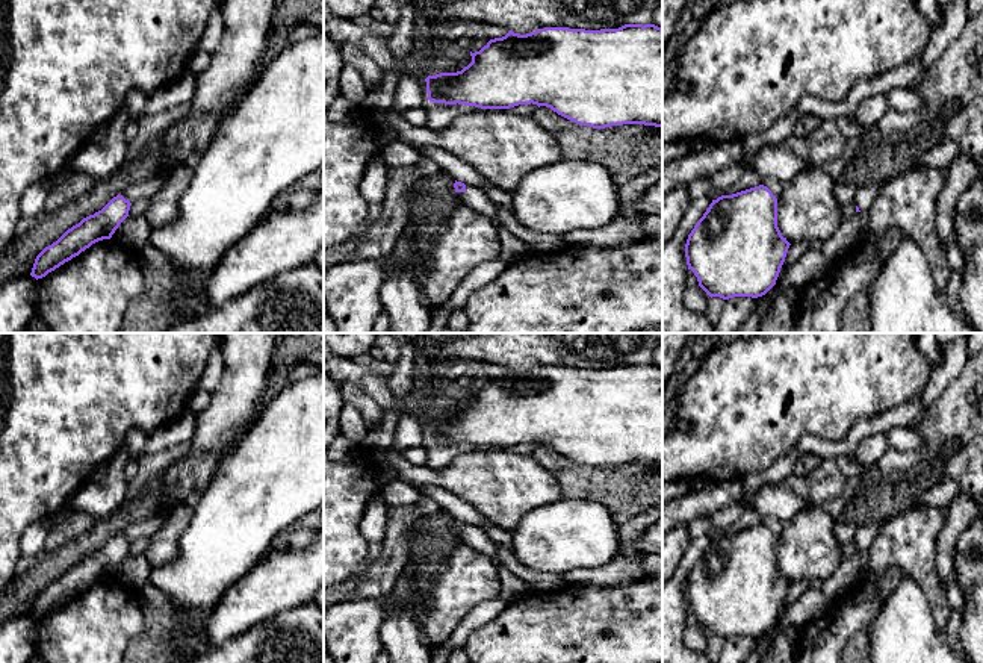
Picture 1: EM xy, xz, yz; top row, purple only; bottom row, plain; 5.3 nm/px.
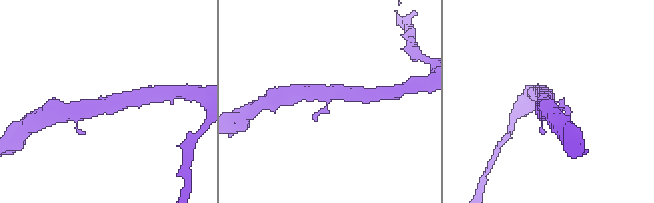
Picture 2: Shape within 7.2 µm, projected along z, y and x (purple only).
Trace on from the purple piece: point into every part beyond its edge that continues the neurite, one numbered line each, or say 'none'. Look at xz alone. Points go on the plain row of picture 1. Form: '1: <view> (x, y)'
1: xz (477, 538)

